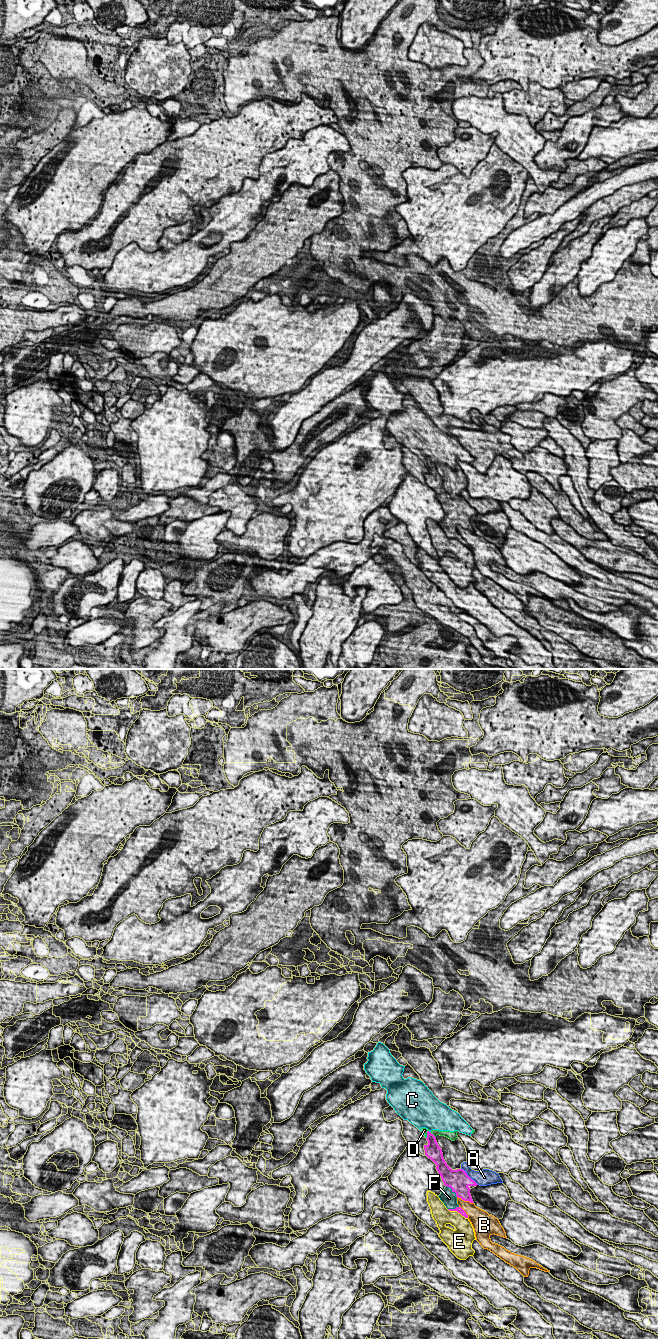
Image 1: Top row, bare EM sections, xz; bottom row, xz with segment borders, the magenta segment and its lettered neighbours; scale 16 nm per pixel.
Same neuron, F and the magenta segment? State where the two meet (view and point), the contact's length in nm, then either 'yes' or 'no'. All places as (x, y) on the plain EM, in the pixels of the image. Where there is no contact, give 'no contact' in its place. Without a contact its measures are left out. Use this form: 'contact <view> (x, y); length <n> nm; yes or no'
contact xz (453, 519); length 260 nm; yes

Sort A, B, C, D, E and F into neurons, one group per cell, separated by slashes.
A / B / C D / E / F

